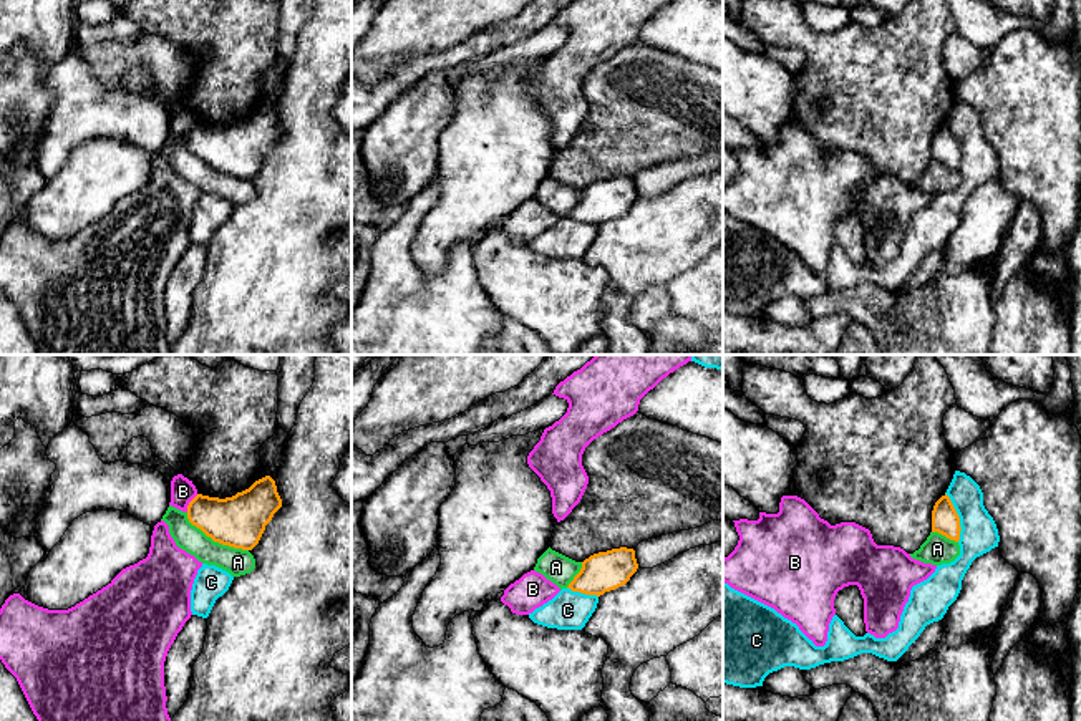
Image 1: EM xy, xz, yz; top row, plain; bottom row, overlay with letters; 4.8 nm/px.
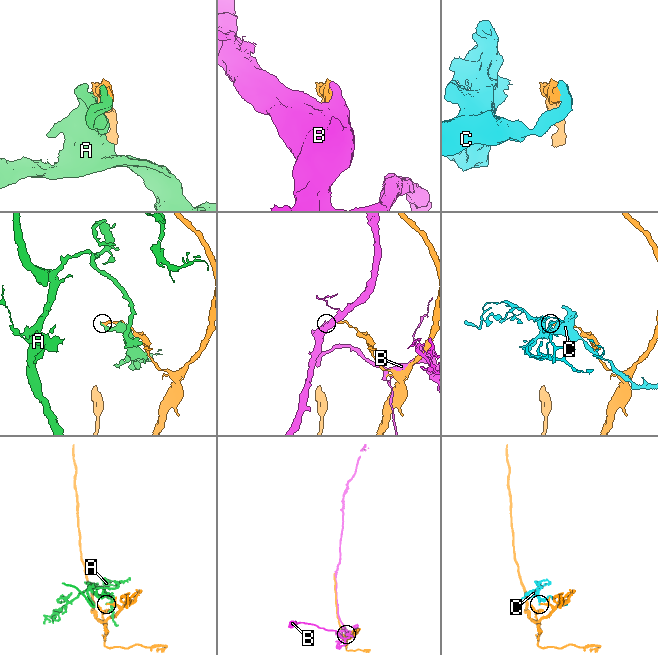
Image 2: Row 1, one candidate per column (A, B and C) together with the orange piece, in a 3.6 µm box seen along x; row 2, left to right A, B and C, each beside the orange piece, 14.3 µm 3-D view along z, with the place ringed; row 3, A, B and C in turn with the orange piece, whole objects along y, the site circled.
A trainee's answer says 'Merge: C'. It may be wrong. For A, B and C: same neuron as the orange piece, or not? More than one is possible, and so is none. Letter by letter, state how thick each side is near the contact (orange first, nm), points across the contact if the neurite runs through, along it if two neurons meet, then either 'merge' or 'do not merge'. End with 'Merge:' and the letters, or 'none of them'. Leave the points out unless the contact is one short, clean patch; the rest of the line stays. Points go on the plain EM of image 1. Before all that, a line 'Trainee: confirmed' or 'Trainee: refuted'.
Trainee: refuted
A: calibres 260 and 130 nm; border xy (186, 141), (186, 146), (214, 169), (247, 179); do not merge
B: calibres 240 and 120 nm; border xy (198, 123), (186, 140); do not merge
C: calibres 140 and 180 nm; border yz (945, 121), (959, 146), (959, 169); do not merge
Merge: none of them

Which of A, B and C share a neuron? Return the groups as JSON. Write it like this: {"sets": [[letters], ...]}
{"sets": [["A"], ["B"], ["C"]]}

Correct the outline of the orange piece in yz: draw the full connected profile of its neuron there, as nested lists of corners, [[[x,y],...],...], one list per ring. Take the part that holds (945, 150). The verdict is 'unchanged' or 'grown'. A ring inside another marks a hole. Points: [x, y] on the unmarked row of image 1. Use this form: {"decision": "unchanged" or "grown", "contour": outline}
{"decision": "unchanged", "contour": [[[945,123],[942,124],[932,139],[932,161],[938,161],[945,164],[950,169],[958,171],[960,169],[960,146],[950,129],[950,126]]]}

